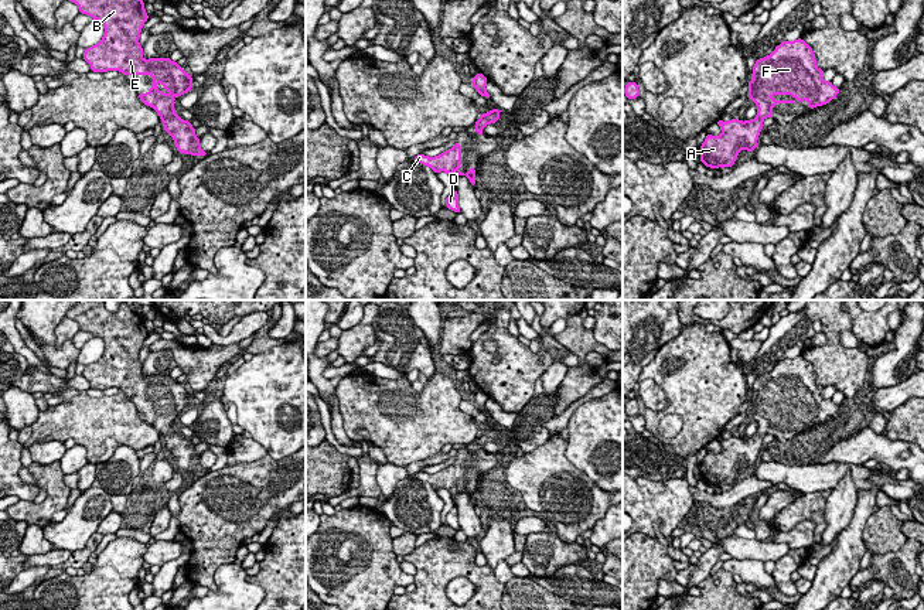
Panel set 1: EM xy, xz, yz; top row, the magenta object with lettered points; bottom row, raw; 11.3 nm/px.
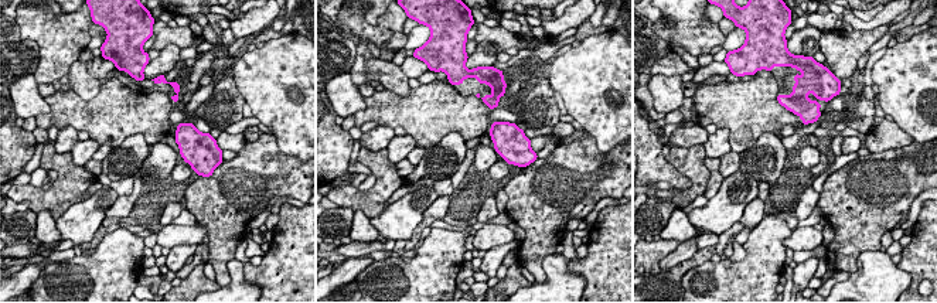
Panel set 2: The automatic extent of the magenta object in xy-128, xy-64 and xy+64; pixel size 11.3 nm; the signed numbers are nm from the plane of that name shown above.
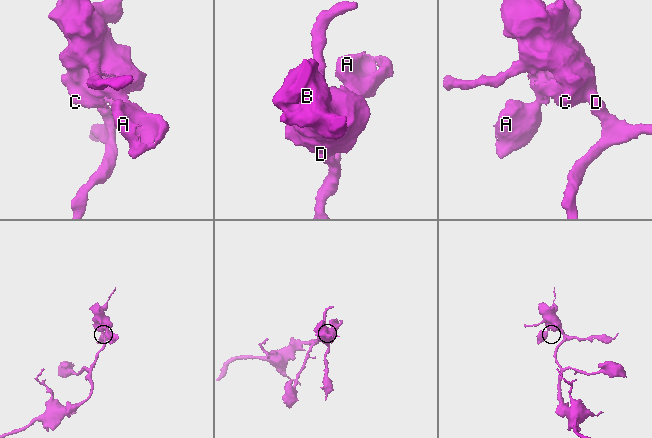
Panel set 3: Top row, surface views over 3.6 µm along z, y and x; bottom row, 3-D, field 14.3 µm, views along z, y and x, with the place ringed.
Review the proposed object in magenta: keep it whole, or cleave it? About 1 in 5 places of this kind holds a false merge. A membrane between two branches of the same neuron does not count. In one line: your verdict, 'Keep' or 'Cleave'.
Keep

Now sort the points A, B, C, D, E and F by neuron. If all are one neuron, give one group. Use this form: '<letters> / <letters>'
A B C D E F

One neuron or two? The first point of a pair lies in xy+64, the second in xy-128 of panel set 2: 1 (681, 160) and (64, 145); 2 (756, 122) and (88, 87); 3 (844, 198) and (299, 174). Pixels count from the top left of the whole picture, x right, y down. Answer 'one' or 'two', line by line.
1: two
2: two
3: one

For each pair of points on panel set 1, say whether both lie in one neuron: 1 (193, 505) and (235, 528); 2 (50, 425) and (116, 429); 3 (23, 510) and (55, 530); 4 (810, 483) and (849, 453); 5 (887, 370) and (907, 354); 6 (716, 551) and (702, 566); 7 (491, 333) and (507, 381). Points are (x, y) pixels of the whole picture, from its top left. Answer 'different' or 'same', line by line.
1: same
2: same
3: different
4: different
5: same
6: same
7: same

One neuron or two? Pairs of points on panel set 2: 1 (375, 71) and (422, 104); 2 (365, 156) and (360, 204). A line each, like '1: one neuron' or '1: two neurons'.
1: two neurons
2: one neuron

